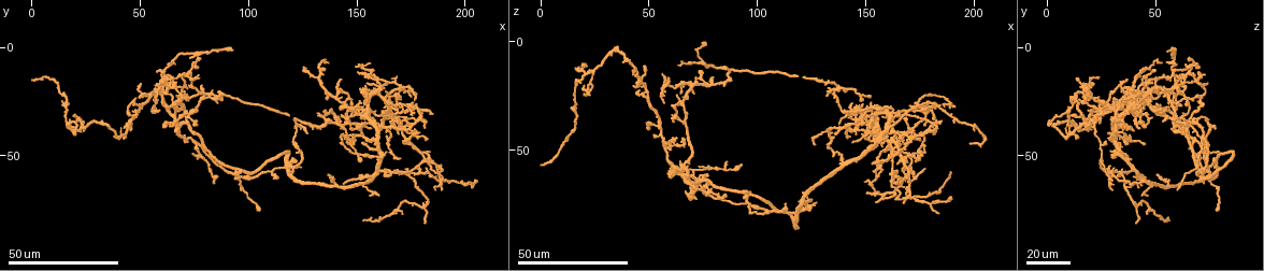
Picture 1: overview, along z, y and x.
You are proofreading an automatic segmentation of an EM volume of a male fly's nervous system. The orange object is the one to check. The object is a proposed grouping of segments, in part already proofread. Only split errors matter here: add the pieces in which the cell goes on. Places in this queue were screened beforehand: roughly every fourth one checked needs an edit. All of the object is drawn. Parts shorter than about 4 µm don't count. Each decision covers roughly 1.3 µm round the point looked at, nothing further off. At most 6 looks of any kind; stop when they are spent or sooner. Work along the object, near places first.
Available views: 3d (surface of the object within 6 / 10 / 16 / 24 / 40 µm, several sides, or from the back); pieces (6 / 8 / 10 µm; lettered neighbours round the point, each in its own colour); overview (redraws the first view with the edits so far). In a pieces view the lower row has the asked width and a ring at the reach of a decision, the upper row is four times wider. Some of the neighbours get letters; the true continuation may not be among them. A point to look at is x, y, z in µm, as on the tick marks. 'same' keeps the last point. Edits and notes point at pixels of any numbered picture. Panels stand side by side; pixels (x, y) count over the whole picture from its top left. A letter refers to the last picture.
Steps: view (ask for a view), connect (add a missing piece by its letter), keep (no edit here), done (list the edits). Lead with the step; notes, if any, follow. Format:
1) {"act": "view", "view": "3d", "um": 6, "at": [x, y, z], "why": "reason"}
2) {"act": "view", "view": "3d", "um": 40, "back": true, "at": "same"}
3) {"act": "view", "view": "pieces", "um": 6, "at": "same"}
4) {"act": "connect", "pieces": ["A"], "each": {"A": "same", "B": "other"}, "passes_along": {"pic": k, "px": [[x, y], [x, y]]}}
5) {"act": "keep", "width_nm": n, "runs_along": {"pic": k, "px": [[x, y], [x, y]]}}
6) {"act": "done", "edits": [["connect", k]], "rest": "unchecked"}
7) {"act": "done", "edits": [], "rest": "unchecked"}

{"act": "view", "view": "3d", "um": 40, "at": [73, 18, 17], "why": "free end"}

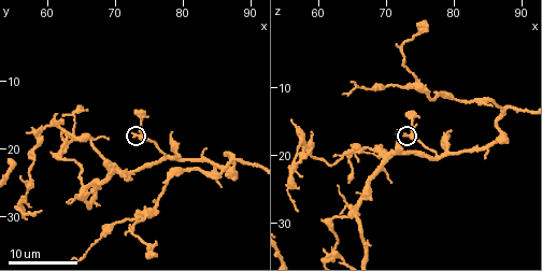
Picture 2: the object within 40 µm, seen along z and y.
{"act": "view", "view": "3d", "um": 10, "at": [73.0, 17.5, 17.0]}

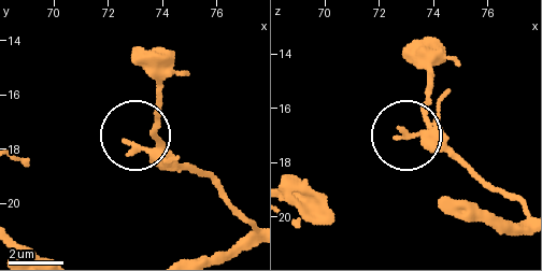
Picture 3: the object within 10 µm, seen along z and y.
{"act": "view", "view": "pieces", "um": 10, "at": [72.7, 17.7, 17.0]}

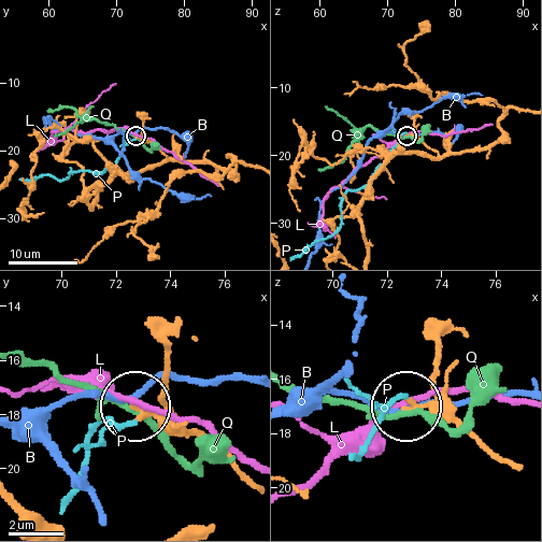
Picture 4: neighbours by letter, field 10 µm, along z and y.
{"act": "keep", "each": {"B": "other", "L": "other", "P": "other", "Q": "other"}, "runs_along": {"pic": 4, "px": [[510, 465], [455, 425], [409, 407]]}, "found": "none of them fits"}

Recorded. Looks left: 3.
{"act": "view", "view": "3d", "um": 40, "at": [114, 60, 76], "why": "branch stops here"}

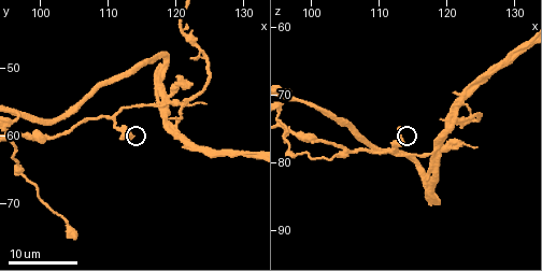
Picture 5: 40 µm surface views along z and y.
{"act": "view", "view": "pieces", "um": 8, "at": [113.0, 60.0, 74.5]}

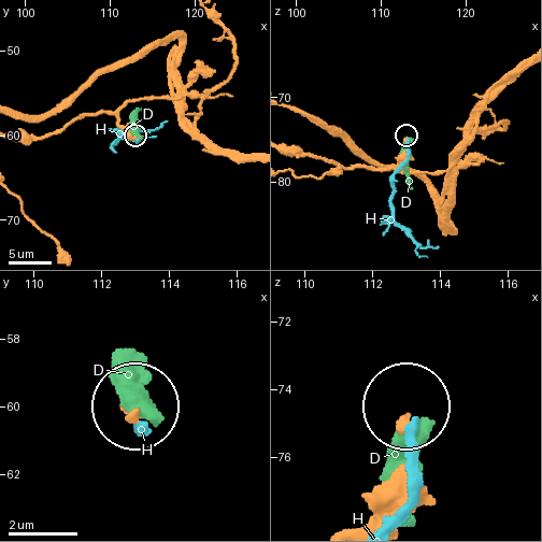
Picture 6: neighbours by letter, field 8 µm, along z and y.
{"act": "keep", "each": {"D": "other", "H": "other"}, "found": "none of them fits"}

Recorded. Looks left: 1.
{"act": "done", "edits": [], "rest": "unchecked"}

